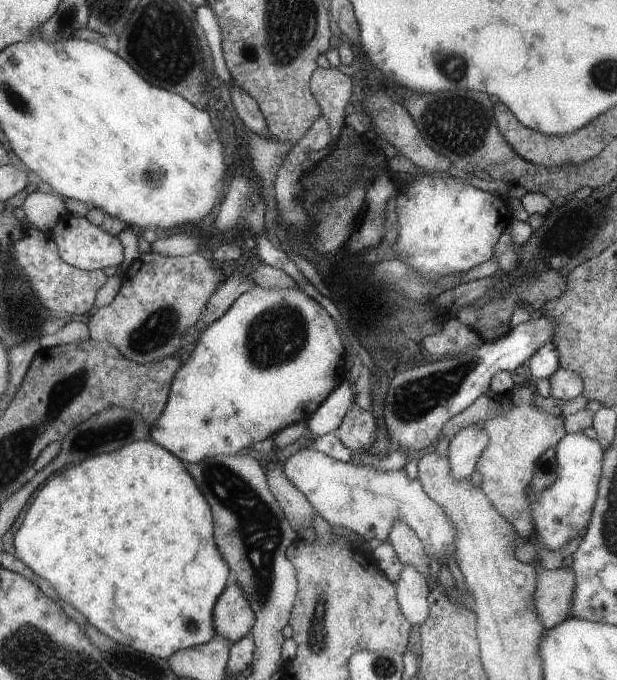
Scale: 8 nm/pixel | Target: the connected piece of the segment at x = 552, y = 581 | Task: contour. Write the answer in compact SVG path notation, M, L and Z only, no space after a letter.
M562 565L549 571L539 570L536 590L533 592L537 599L533 603L547 629L556 627L570 616L575 588L576 573L571 566Z

